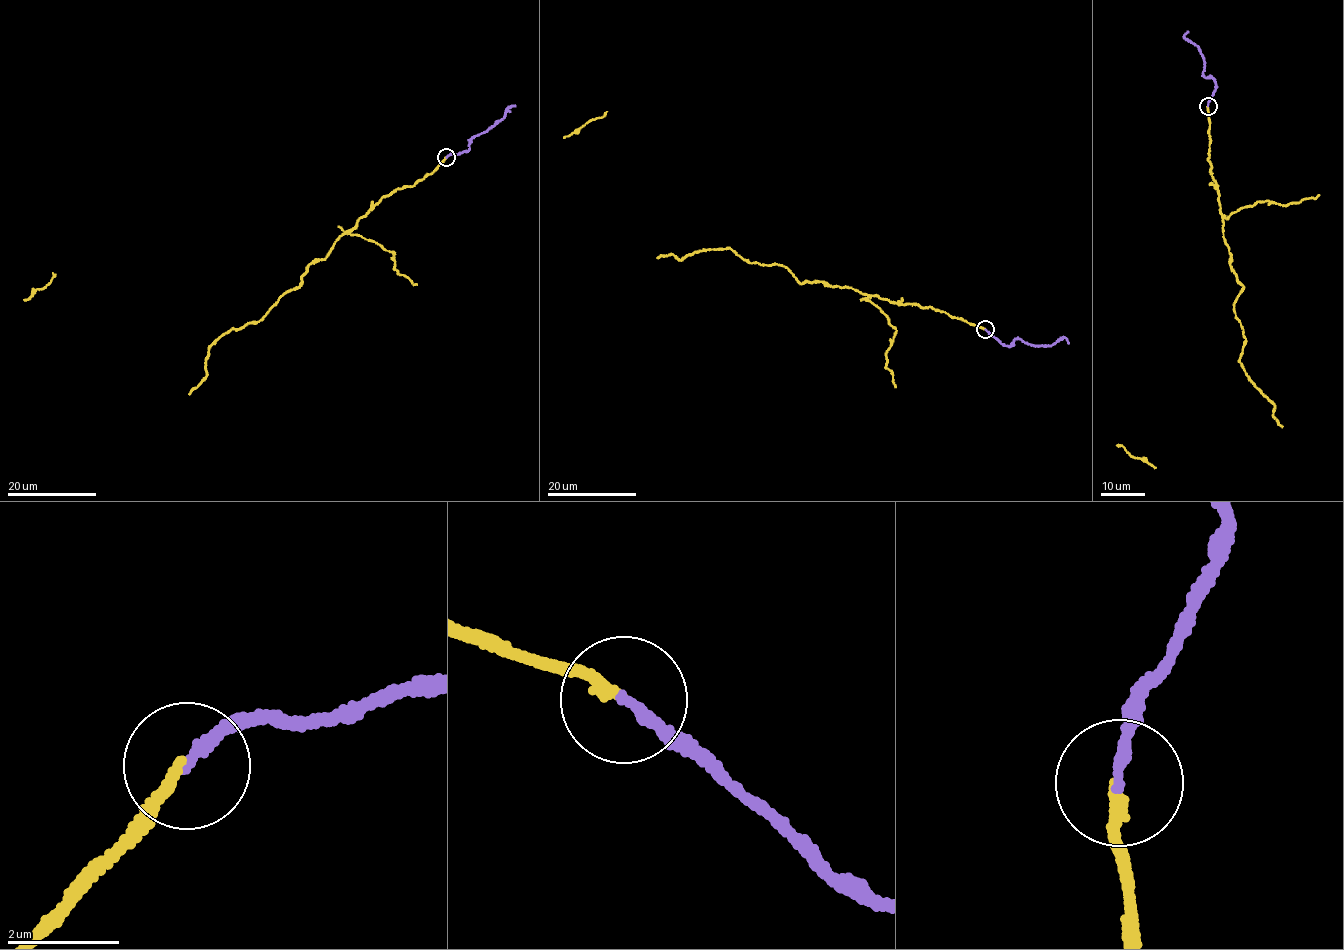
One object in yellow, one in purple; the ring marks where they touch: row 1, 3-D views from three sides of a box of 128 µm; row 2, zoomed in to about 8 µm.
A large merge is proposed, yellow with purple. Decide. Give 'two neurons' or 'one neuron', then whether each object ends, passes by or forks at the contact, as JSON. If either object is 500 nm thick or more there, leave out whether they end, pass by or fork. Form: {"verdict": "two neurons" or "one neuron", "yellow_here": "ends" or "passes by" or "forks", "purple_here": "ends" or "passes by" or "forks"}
{"verdict": "two neurons", "yellow_here": "ends", "purple_here": "ends"}

